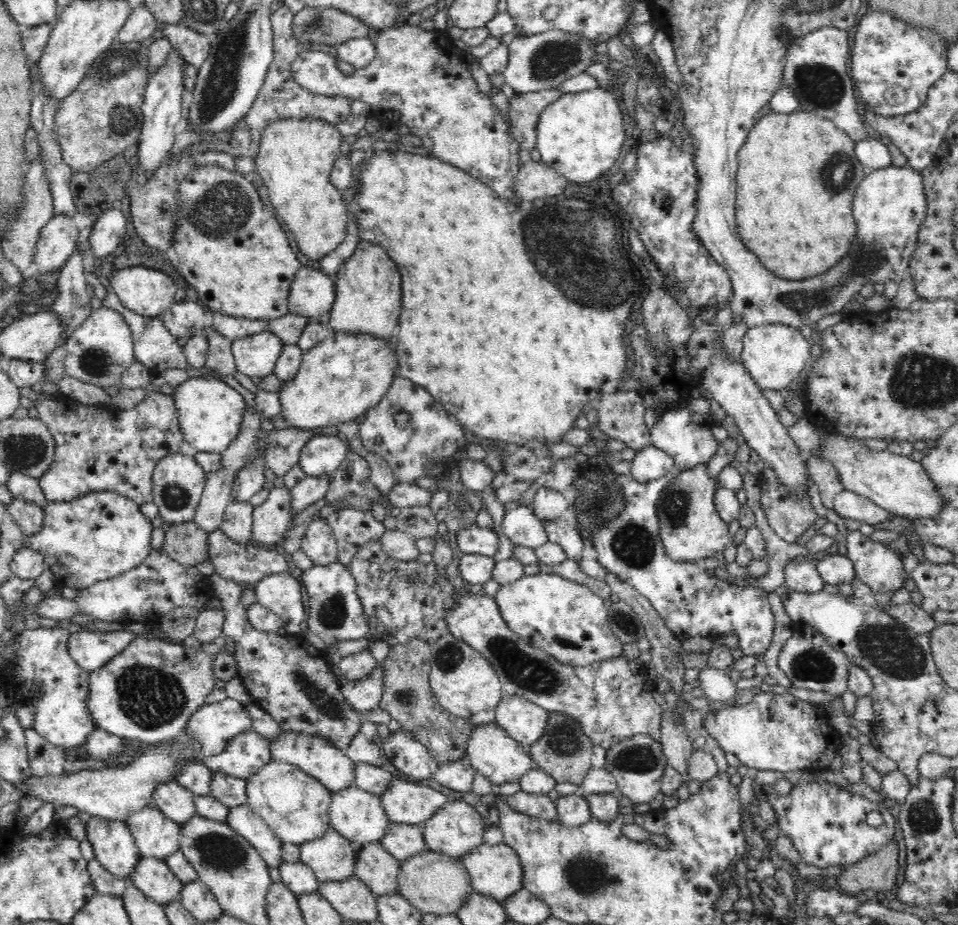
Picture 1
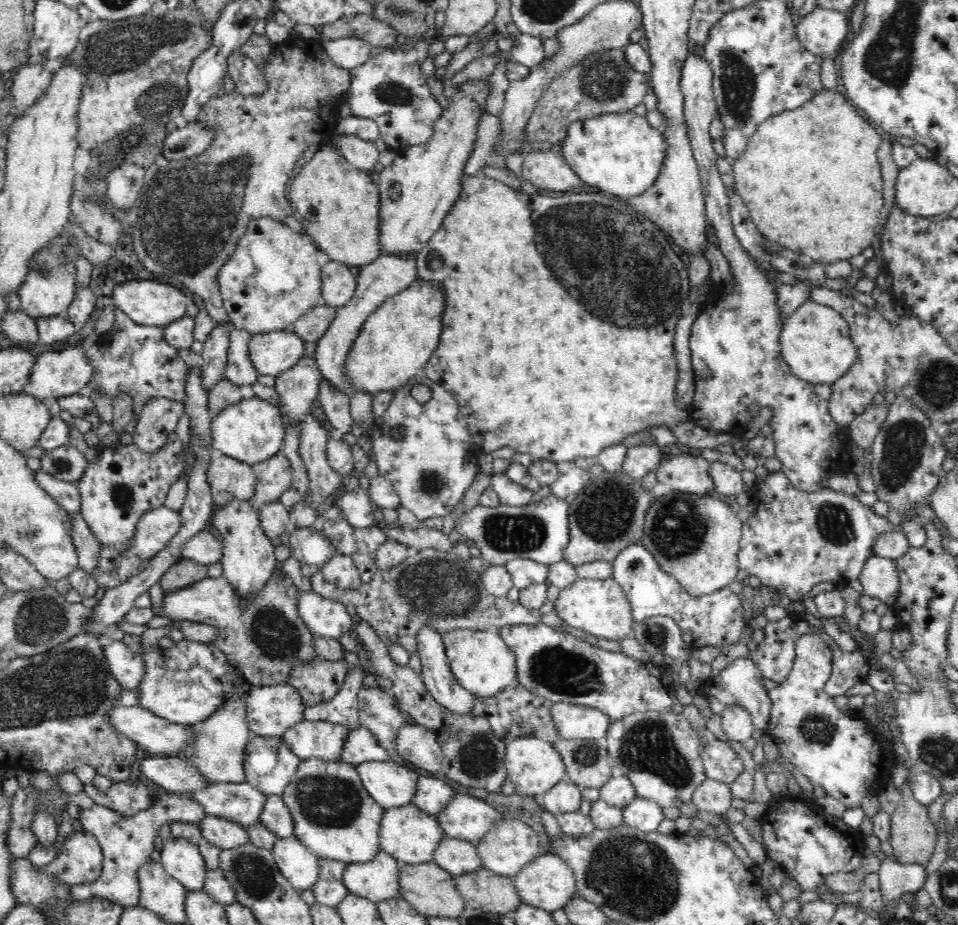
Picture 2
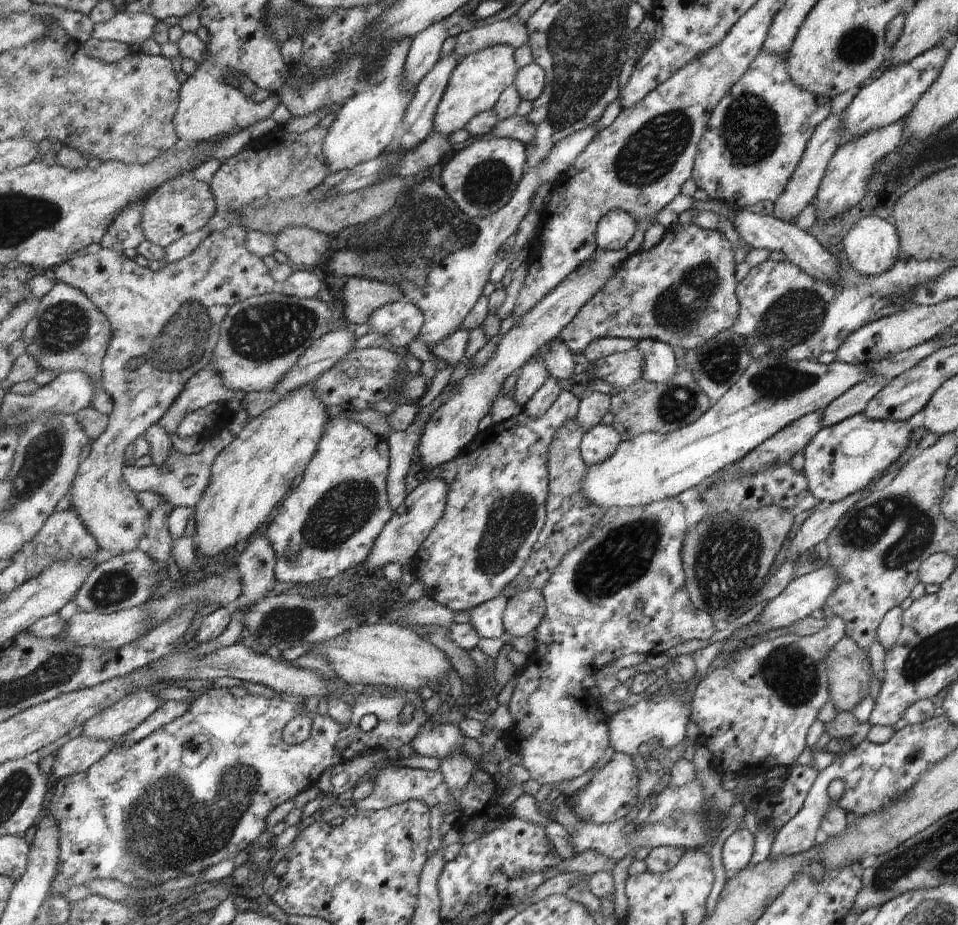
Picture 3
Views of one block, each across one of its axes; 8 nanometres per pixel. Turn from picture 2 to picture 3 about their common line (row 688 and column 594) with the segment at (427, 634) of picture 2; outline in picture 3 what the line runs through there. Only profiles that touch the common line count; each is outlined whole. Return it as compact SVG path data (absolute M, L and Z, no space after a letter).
M597 425L582 438L583 460L588 467L602 465L615 454L623 441L622 435L613 425Z

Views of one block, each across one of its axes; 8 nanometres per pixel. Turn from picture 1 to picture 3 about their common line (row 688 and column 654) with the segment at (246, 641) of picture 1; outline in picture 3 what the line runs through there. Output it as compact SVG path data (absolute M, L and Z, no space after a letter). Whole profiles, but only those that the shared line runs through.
M694 224L668 226L661 244L650 251L632 253L625 266L581 309L578 316L561 333L561 338L574 353L585 355L587 346L603 337L621 339L655 339L666 345L693 351L716 334L730 329L738 318L733 278L733 251L730 242L715 230L702 229Z

